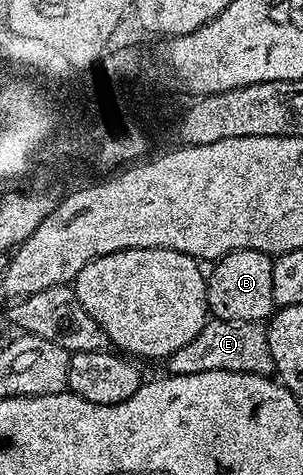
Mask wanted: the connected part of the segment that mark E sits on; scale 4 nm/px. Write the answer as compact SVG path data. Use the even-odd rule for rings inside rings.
M211 317L196 332L196 340L188 340L184 348L176 348L164 366L170 374L195 374L196 372L212 372L227 370L228 372L244 372L245 374L274 374L272 352L268 348L266 326L262 322L248 320L220 320Z

